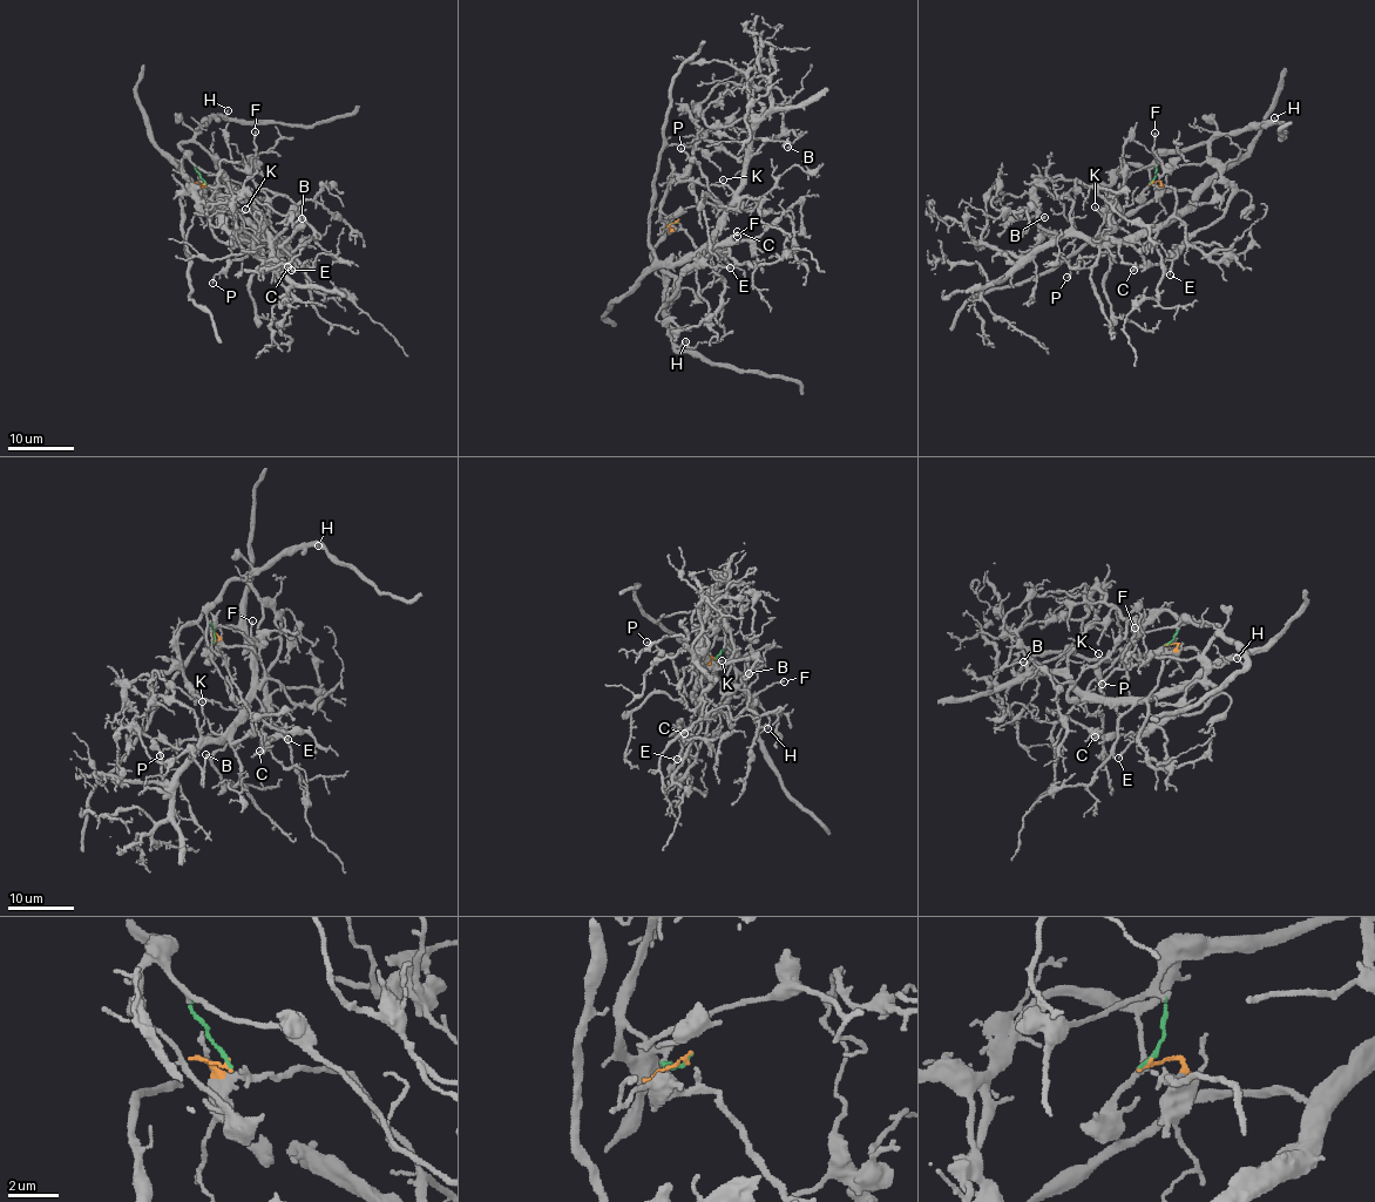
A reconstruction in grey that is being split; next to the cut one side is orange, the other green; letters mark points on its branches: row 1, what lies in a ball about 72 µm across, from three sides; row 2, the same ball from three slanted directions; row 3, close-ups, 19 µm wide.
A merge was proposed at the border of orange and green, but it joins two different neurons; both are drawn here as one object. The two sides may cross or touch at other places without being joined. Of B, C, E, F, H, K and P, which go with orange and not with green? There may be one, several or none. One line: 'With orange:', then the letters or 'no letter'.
With orange: B, K, P

